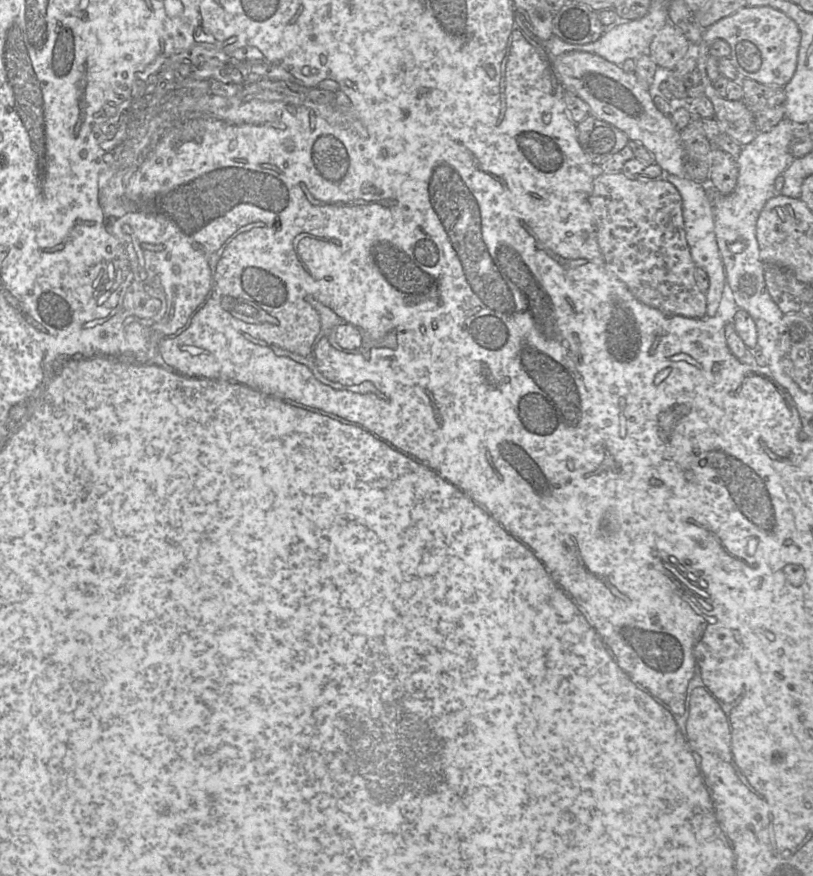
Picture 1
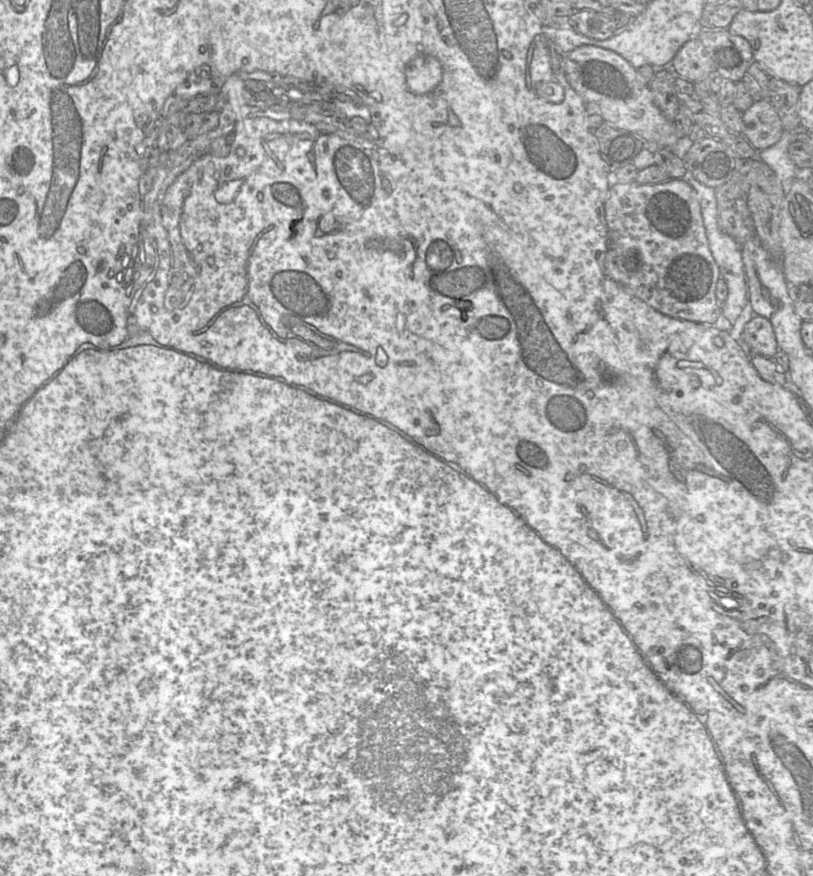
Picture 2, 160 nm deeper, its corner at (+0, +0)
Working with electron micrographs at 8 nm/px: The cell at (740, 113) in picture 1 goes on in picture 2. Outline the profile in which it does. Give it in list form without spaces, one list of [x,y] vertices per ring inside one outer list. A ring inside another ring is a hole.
[[[756,101],[742,112],[743,136],[757,150],[761,151],[776,144],[783,132],[781,120],[768,101]]]

